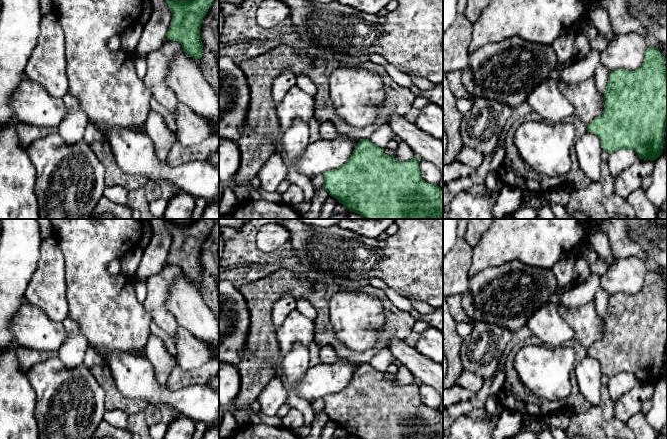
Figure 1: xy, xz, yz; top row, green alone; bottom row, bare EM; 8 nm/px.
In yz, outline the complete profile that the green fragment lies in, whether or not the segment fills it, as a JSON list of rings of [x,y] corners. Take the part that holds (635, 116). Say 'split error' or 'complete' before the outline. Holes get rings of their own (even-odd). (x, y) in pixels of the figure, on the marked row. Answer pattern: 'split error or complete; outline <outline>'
complete; outline [[[648,46],[642,65],[635,71],[617,69],[608,76],[603,114],[587,125],[587,131],[599,137],[609,154],[620,150],[635,151],[640,159],[654,161],[662,153],[667,127],[667,72],[664,56]]]

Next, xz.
complete; outline [[[369,139],[359,141],[344,165],[323,175],[329,195],[365,219],[443,219],[443,190],[421,178],[419,159],[397,161]]]

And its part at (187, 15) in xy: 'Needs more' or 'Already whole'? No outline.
Already whole

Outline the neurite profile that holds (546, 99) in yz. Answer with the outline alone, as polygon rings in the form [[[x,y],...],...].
[[[548,78],[541,82],[527,97],[533,112],[551,123],[566,121],[574,115],[573,105],[559,90],[558,82]]]

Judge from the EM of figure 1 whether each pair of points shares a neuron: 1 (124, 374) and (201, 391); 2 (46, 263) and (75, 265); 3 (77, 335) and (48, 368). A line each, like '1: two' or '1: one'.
1: one
2: two
3: two

